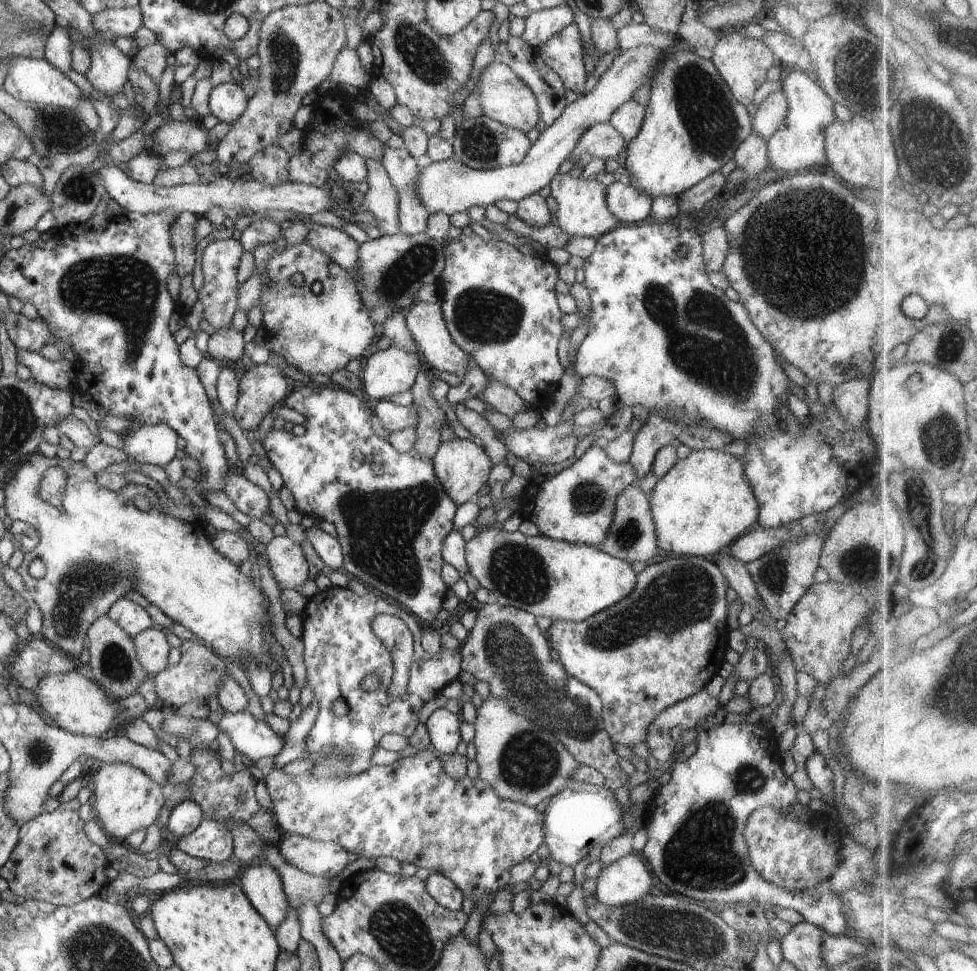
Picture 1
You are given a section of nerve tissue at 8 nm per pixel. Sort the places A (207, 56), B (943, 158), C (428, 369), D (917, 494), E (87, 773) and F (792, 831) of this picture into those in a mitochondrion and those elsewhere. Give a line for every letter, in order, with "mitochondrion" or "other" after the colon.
A: other
B: mitochondrion
C: other
D: mitochondrion
E: other
F: other

